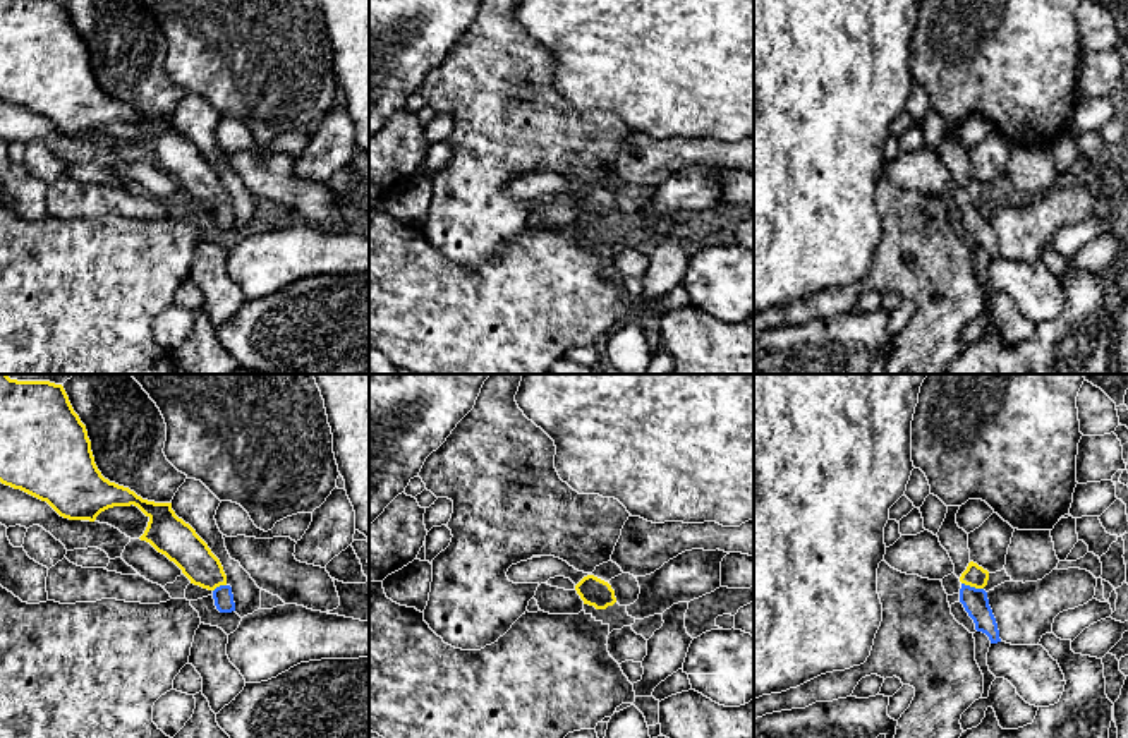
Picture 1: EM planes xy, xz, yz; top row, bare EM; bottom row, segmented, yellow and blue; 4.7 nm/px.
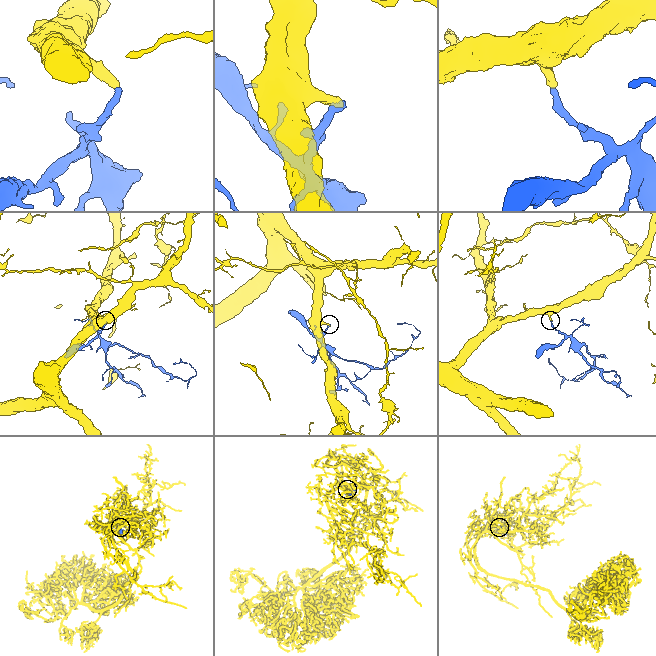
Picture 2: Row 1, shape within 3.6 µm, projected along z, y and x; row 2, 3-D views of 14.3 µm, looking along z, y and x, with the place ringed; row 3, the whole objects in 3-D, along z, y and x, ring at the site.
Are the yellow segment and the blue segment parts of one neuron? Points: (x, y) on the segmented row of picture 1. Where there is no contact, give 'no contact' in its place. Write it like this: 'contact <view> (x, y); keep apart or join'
contact yz (972, 586); join

